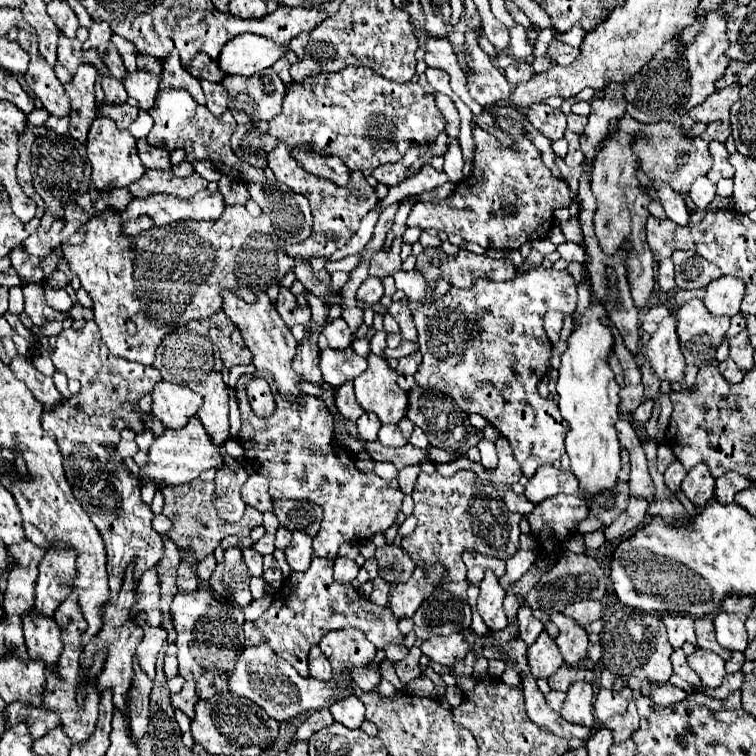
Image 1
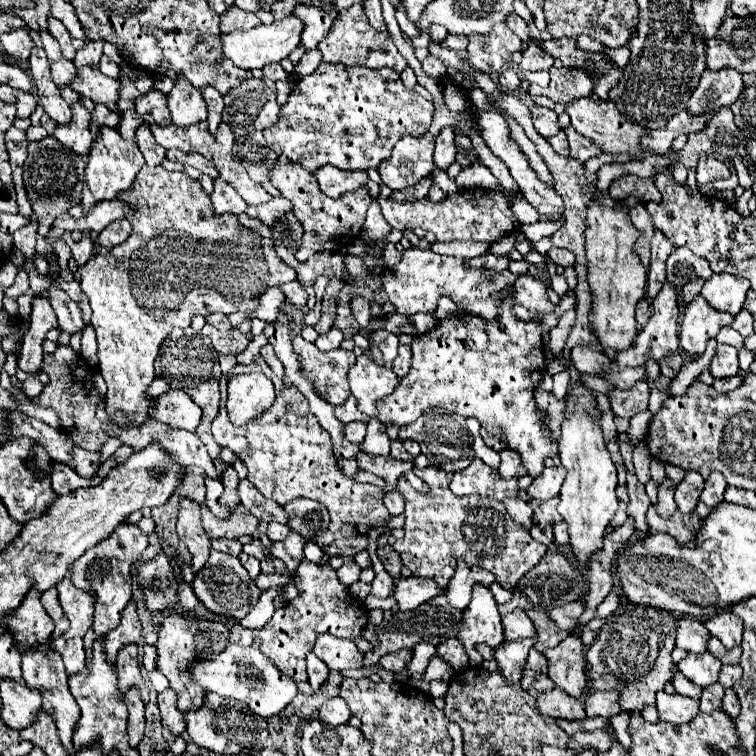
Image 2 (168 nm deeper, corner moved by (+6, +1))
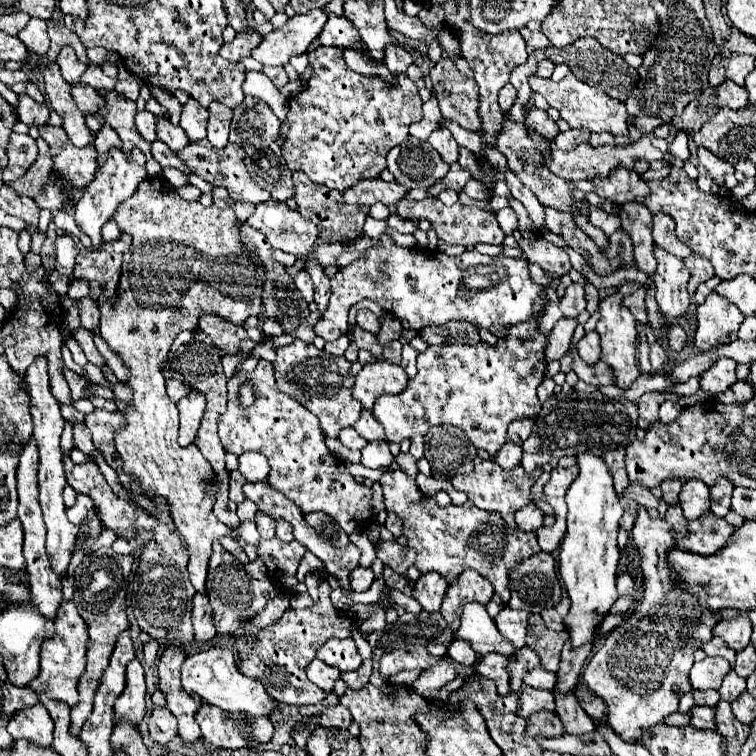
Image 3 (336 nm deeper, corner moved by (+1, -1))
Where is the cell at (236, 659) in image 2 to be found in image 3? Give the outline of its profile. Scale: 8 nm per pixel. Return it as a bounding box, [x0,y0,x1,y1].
[181,648,277,716]

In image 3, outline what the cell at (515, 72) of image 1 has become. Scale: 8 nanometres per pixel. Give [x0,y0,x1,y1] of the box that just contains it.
[499,84,517,112]

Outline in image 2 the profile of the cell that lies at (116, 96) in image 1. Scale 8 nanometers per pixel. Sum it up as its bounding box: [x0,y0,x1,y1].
[90,104,120,138]

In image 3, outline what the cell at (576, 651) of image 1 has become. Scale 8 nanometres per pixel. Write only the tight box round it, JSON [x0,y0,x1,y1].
[555,694,595,734]

